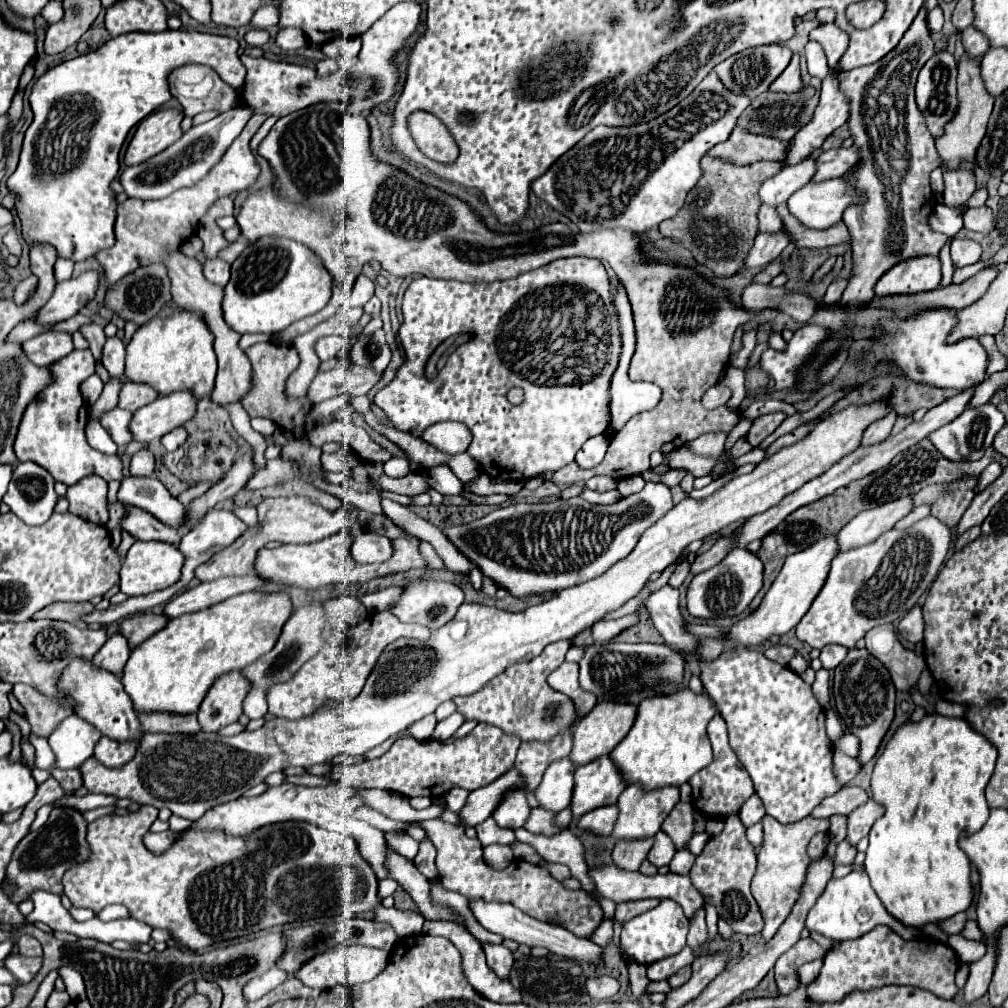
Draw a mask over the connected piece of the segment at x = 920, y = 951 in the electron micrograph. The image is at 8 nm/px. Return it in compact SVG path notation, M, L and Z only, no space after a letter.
M878 926L856 940L840 942L838 948L826 952L820 976L808 986L810 998L816 1002L840 1002L852 992L866 992L888 984L916 986L928 990L944 1000L952 1000L958 994L954 974L958 970L958 956L952 948L940 942L906 942L894 930Z

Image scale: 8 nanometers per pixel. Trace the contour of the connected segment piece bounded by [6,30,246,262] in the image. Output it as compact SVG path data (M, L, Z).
M164 30L158 34L132 32L110 38L98 50L46 70L34 82L30 94L34 122L26 130L18 168L6 180L8 192L16 194L16 212L22 222L22 238L30 248L36 244L50 244L56 248L58 258L82 262L114 244L116 194L112 192L110 182L118 174L118 152L130 128L170 100L166 86L168 74L190 62L214 68L232 88L240 88L244 84L246 68L238 58L238 42L234 38L188 30Z

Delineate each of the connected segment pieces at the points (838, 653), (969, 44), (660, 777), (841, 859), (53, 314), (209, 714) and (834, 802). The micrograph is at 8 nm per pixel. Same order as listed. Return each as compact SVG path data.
M836 644L832 646L826 646L822 652L820 652L820 660L822 660L822 668L826 670L834 670L844 658L846 658L846 648L838 648Z
M970 26L962 32L962 42L964 42L966 52L970 52L970 56L974 56L974 58L984 56L984 52L990 48L988 38L980 30L976 30L974 26Z
M690 688L644 698L638 706L632 730L614 748L614 752L610 752L628 784L640 782L646 790L682 786L690 776L706 768L712 762L706 726L716 714L714 708L716 706L708 694L694 694Z
M842 840L838 844L838 850L836 850L836 862L834 864L852 864L854 862L854 856L856 856L856 848L852 848L852 844L848 840Z
M88 270L78 278L58 282L48 304L38 312L38 324L56 324L78 314L88 302L94 300L94 294L100 286L100 276L96 270Z
M242 672L222 674L206 692L198 708L198 724L206 732L218 732L220 728L236 722L242 714L242 702L250 692L250 682Z
M844 786L840 792L836 792L836 794L828 796L826 800L822 800L814 808L812 816L816 816L816 818L830 818L834 814L848 816L852 810L862 806L866 800L868 800L868 794L862 788L858 788L858 786Z

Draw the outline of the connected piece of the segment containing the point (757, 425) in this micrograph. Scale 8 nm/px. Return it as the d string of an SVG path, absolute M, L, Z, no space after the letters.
M774 412L774 414L766 414L766 416L756 418L756 420L752 422L750 432L748 432L748 442L750 442L750 446L754 446L754 448L760 446L762 440L764 440L766 436L770 436L770 434L784 422L784 418L786 418L784 412Z

